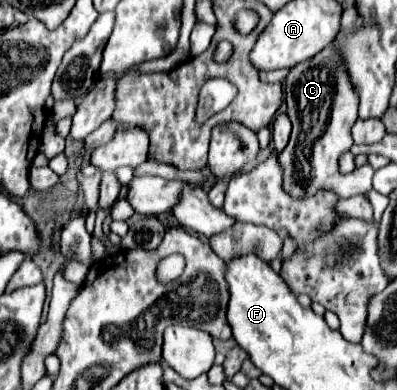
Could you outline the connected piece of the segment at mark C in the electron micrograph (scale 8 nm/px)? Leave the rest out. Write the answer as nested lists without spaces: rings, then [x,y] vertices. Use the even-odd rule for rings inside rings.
[[[334,46],[324,48],[312,60],[306,60],[290,70],[284,80],[286,106],[292,122],[292,134],[288,146],[280,152],[280,164],[284,168],[284,190],[292,196],[314,194],[320,188],[332,188],[341,199],[365,194],[372,189],[374,169],[370,164],[356,168],[350,174],[338,172],[338,156],[353,145],[350,128],[358,116],[359,97],[352,88],[348,68],[344,68],[344,56]],[[302,148],[302,156],[298,152]]]

